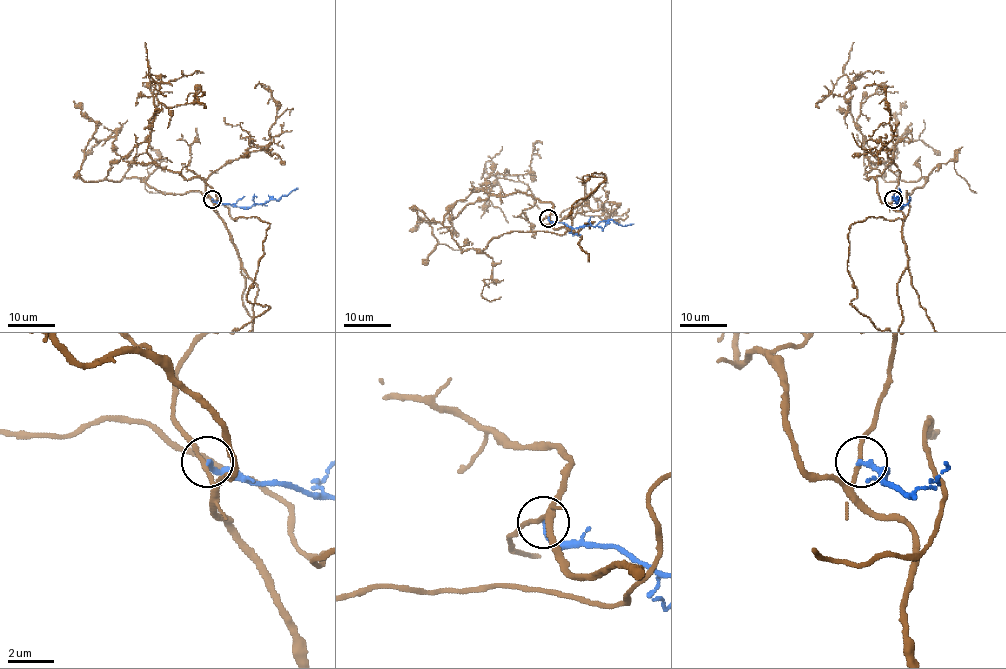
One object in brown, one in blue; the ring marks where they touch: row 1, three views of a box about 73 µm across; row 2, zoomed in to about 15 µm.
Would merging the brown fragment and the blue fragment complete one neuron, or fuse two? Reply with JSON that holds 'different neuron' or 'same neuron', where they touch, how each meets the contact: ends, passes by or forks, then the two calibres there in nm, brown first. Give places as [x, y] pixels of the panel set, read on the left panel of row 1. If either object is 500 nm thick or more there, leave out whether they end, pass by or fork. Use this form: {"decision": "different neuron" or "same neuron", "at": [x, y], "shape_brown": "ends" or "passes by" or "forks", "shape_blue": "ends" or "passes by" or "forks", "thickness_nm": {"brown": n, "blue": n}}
{"decision": "different neuron", "at": [212, 199], "shape_brown": "passes by", "shape_blue": "ends", "thickness_nm": {"brown": 180, "blue": 240}}

